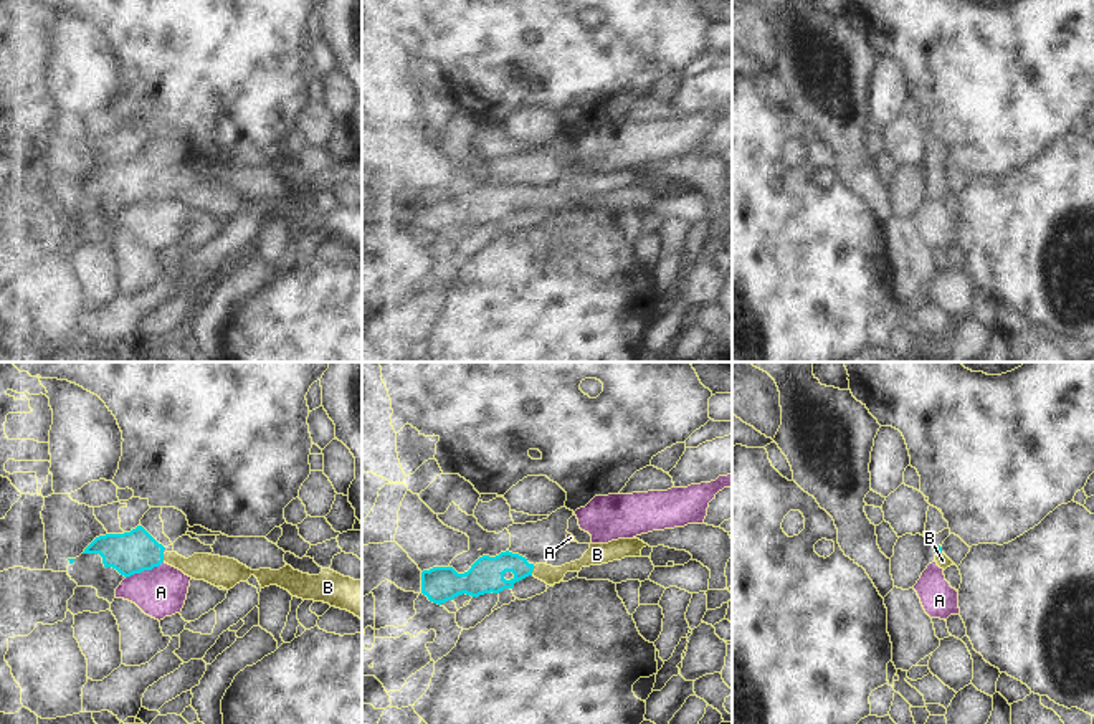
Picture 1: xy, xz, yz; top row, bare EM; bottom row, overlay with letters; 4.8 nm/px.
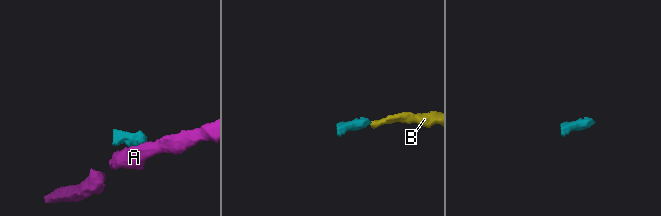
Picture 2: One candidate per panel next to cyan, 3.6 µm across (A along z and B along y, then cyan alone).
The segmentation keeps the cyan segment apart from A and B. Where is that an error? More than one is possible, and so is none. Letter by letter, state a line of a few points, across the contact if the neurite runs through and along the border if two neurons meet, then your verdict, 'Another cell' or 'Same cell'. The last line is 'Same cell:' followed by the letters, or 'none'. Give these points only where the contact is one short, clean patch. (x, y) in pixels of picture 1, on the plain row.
A: Line: xy (162, 190), (151, 199), (126, 207). Another cell
B: Line: xz (486, 204), (498, 195), (532, 199), (544, 202). Same cell
Same cell: B

